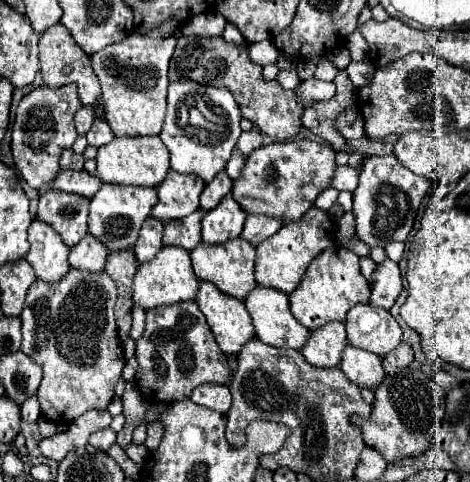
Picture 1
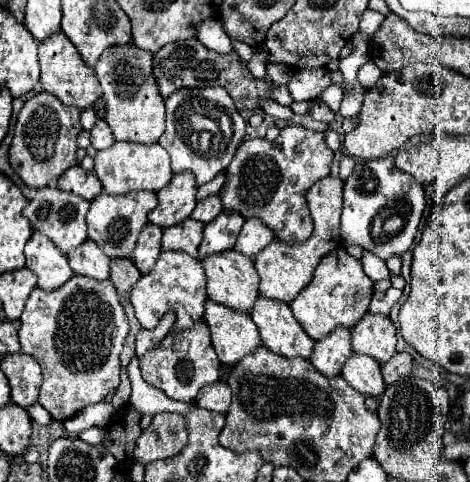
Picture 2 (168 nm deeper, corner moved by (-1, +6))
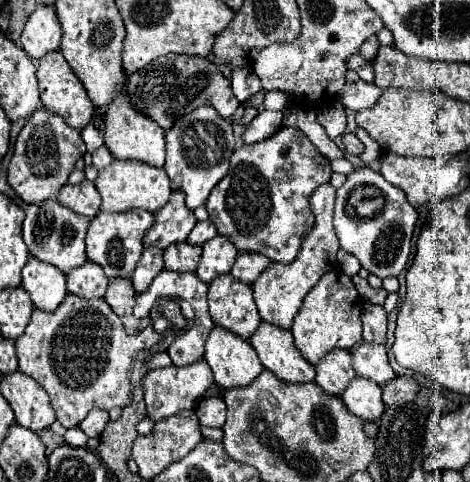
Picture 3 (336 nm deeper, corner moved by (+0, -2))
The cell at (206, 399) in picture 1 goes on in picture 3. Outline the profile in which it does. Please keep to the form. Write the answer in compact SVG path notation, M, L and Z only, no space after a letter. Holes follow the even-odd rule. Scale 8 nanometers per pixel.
M205 398L197 404L195 414L203 426L223 426L227 406L221 398Z

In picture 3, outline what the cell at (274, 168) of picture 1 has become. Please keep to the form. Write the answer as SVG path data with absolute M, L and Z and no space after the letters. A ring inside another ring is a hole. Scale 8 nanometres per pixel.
M281 128L271 138L233 152L227 176L209 194L207 212L217 232L229 236L237 250L261 252L273 262L289 264L313 228L309 196L329 178L329 160L311 140L297 128Z

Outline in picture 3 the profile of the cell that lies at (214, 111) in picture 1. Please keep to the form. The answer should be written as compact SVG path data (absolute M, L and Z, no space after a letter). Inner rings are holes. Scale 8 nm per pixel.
M201 106L189 112L189 116L175 120L173 128L165 136L167 140L167 158L165 158L165 172L171 178L171 188L173 190L183 190L187 194L187 206L193 210L201 206L213 186L227 174L229 168L229 156L235 150L235 136L231 124L223 118L217 116L215 108ZM195 124L201 124L209 132L211 138L199 138L195 132ZM211 142L211 144L209 144Z

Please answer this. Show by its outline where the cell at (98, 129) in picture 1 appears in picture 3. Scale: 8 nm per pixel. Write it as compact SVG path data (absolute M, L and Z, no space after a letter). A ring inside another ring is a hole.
M101 146L101 148L97 148L97 150L93 152L93 166L95 166L97 170L105 168L105 164L111 164L111 160L113 160L113 156L111 156L109 148L105 148L105 146Z

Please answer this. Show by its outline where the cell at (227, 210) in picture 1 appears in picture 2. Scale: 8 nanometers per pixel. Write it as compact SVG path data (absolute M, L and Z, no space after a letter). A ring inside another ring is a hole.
M220 214L210 224L204 226L204 240L198 248L200 258L210 254L220 254L224 250L230 250L240 234L240 228L244 224L244 218L238 214Z

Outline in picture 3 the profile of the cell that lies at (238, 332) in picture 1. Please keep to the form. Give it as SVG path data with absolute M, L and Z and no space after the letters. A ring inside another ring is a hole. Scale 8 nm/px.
M215 326L207 338L205 360L221 388L245 386L263 370L251 342L241 340L237 334L227 332L221 326Z

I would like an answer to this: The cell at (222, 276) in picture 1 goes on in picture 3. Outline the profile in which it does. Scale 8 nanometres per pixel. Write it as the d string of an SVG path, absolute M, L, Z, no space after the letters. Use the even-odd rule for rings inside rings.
M231 274L217 276L209 284L209 312L217 326L235 332L241 338L249 338L261 324L257 306L253 304L251 284L233 280Z

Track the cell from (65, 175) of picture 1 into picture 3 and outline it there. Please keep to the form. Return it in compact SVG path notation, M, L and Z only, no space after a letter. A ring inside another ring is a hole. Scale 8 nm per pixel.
M85 180L81 184L65 184L61 190L59 190L59 198L57 198L61 204L65 204L67 208L71 208L73 212L81 214L81 216L87 216L87 218L93 218L97 212L99 212L99 204L101 204L101 196L95 188L93 182Z

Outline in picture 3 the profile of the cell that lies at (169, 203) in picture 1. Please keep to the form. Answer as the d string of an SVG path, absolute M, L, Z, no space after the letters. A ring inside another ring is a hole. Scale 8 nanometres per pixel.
M173 192L169 202L155 214L155 224L145 234L143 242L149 246L167 248L169 244L177 244L187 240L191 228L195 226L197 218L193 216L193 210L185 204L183 192Z

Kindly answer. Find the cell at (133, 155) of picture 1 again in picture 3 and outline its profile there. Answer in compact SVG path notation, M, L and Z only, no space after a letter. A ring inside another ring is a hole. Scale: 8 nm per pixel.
M113 160L107 168L99 170L99 176L95 180L95 186L101 194L101 210L103 212L125 212L133 208L143 208L149 212L157 212L161 206L167 204L171 186L169 176L165 176L163 168L149 166L145 162L135 160Z

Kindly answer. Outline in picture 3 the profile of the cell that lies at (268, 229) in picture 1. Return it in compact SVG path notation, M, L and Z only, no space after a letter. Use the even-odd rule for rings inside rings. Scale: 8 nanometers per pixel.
M239 252L231 274L245 284L253 284L253 280L269 266L269 262L271 260L267 256L261 256L259 252Z

